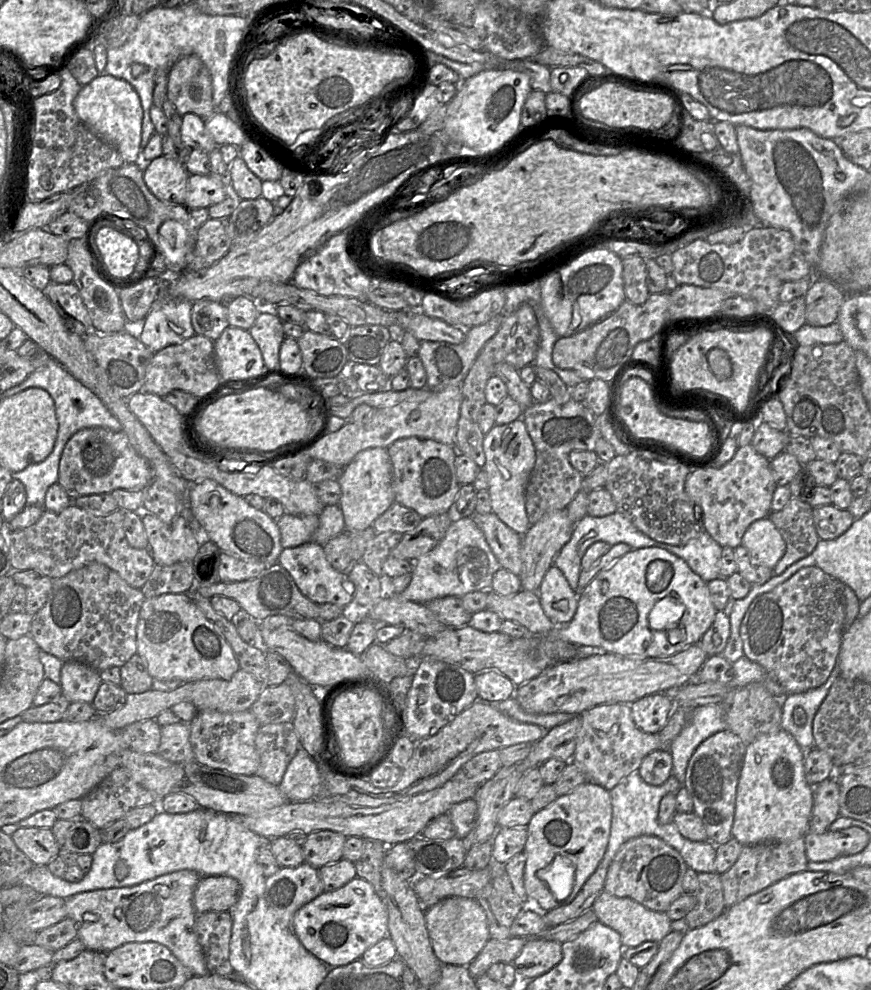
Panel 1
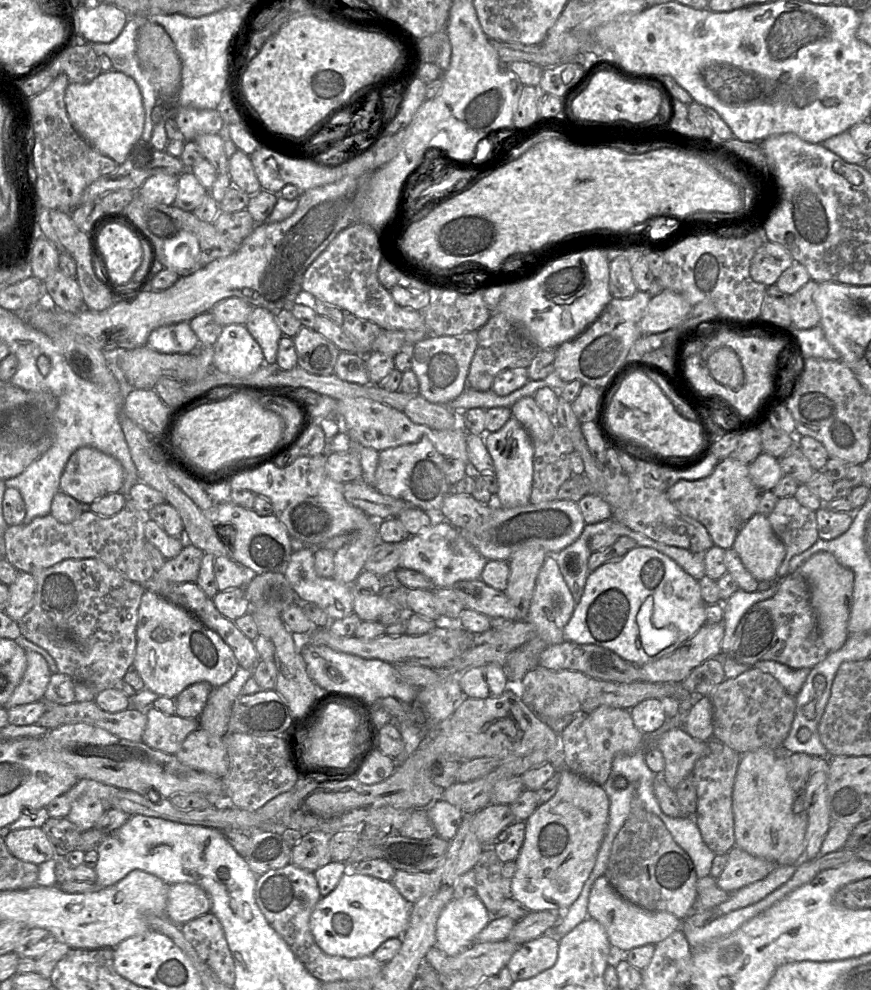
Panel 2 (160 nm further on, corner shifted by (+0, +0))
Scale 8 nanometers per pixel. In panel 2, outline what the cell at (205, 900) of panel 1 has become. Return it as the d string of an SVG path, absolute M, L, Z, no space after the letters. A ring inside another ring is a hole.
M188 882L170 885L165 916L176 925L182 925L210 910L211 900L200 886Z

